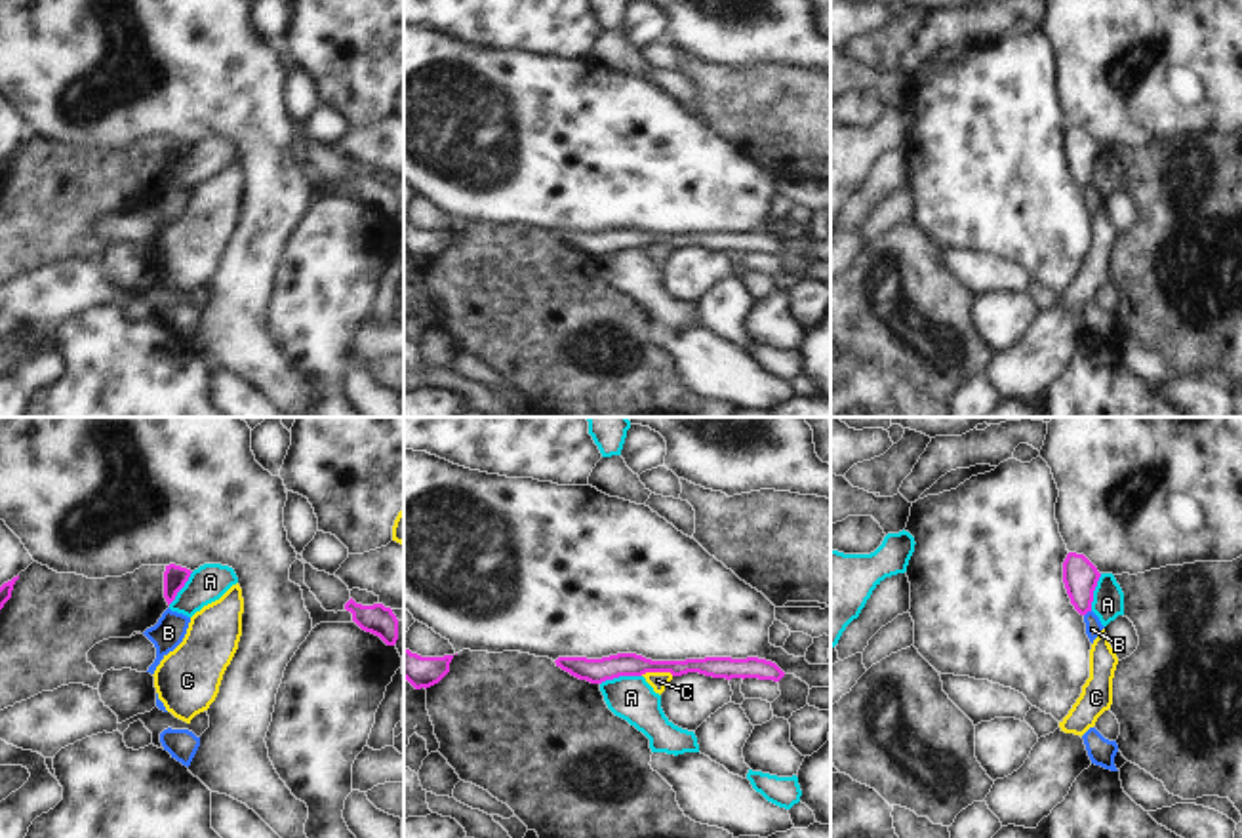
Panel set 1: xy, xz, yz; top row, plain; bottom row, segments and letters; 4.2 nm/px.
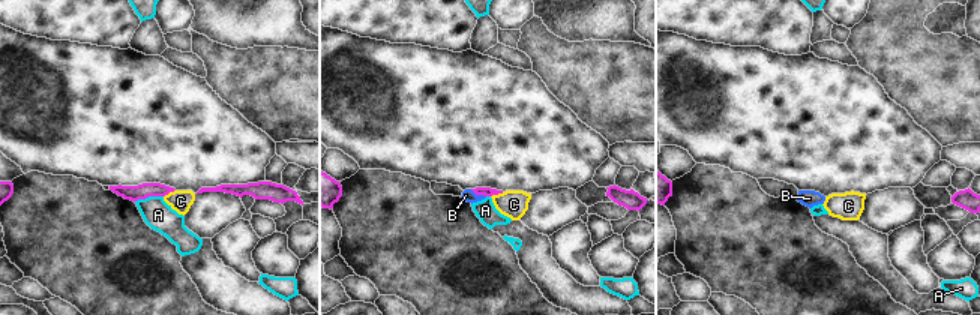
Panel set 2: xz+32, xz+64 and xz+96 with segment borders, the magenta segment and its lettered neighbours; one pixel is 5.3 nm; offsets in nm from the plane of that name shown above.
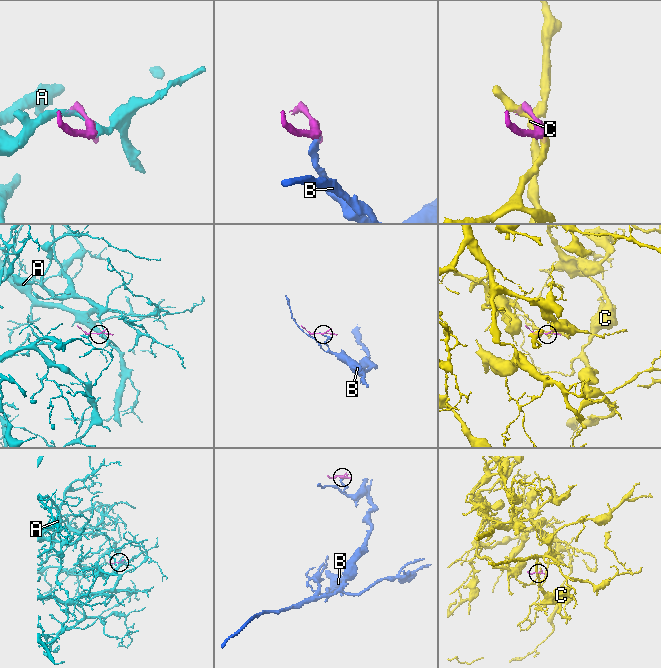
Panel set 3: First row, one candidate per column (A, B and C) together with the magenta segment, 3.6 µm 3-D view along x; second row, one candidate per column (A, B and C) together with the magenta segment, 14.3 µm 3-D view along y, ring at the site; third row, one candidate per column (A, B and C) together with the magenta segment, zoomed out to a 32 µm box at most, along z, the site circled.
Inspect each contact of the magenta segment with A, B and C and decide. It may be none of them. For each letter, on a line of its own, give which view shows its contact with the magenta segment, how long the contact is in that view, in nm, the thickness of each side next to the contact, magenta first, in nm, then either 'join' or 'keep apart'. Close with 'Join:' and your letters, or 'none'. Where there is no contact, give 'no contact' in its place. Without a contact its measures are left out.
A: xz | 180 nm | 110/190 nm | keep apart
B: yz | 40 nm | 150/70 nm | keep apart
C: xz | 140 nm | 100/80 nm | keep apart
Join: none

